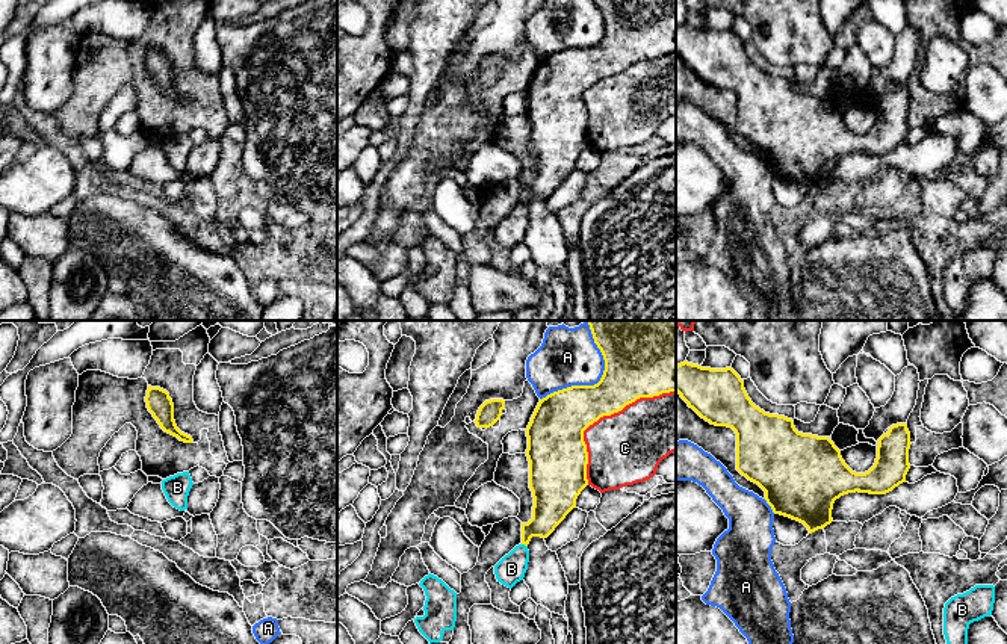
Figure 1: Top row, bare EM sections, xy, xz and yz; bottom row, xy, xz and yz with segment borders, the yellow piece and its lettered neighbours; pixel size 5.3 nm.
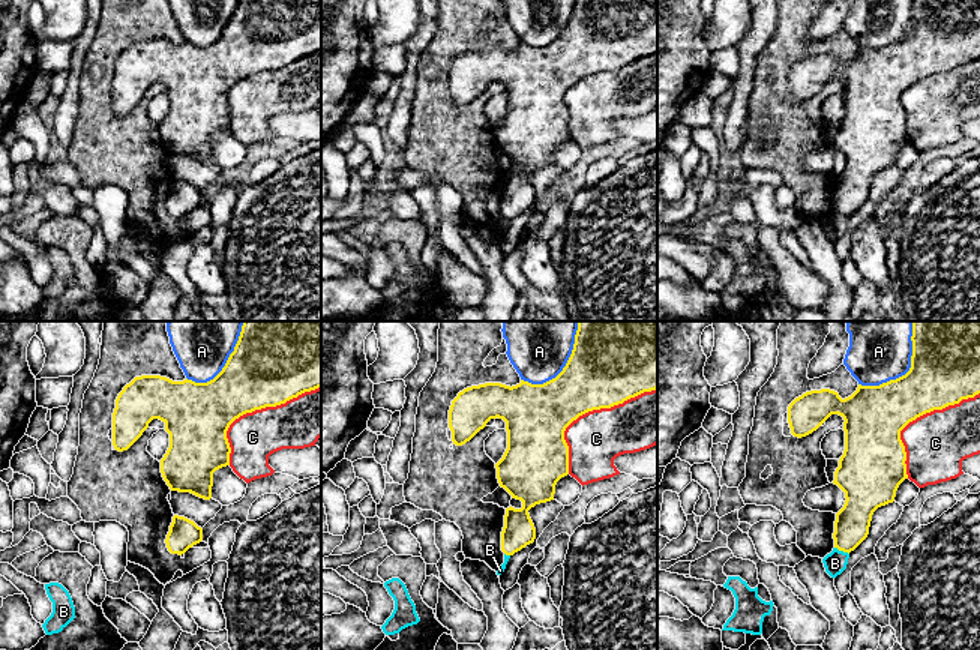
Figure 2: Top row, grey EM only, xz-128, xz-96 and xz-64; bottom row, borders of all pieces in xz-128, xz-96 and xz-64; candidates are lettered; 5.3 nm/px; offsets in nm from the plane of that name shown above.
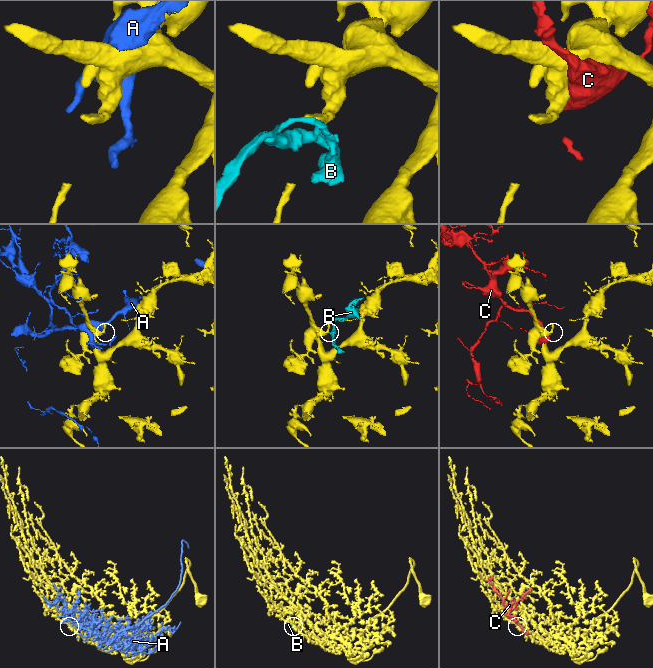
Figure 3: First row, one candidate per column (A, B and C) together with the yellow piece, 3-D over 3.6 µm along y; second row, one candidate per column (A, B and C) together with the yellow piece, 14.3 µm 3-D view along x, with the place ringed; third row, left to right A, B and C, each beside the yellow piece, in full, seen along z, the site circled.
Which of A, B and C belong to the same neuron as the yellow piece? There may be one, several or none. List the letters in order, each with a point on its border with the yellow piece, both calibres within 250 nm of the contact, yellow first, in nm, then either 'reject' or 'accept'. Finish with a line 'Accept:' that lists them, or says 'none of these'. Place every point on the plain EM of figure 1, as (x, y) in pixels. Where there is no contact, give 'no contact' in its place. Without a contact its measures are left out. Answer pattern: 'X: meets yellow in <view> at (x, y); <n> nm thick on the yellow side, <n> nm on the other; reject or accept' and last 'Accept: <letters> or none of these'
A: meets yellow in xz at (590, 47); 320 nm thick on the yellow side, 280 nm on the other; reject
B: meets yellow in xz at (525, 206); 190 nm thick on the yellow side, 150 nm on the other; reject
C: meets yellow in xz at (602, 77); 300 nm thick on the yellow side, 380 nm on the other; reject
Accept: none of these

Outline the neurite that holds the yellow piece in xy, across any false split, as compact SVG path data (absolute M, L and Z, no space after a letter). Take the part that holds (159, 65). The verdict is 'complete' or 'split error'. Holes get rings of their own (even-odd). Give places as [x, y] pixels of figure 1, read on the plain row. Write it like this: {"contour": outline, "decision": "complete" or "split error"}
{"contour": "M148 47L145 63L148 73L153 76L153 79L157 82L165 94L177 98L180 103L184 104L194 103L191 97L181 94L177 89L174 82L174 65L166 51Z", "decision": "complete"}

